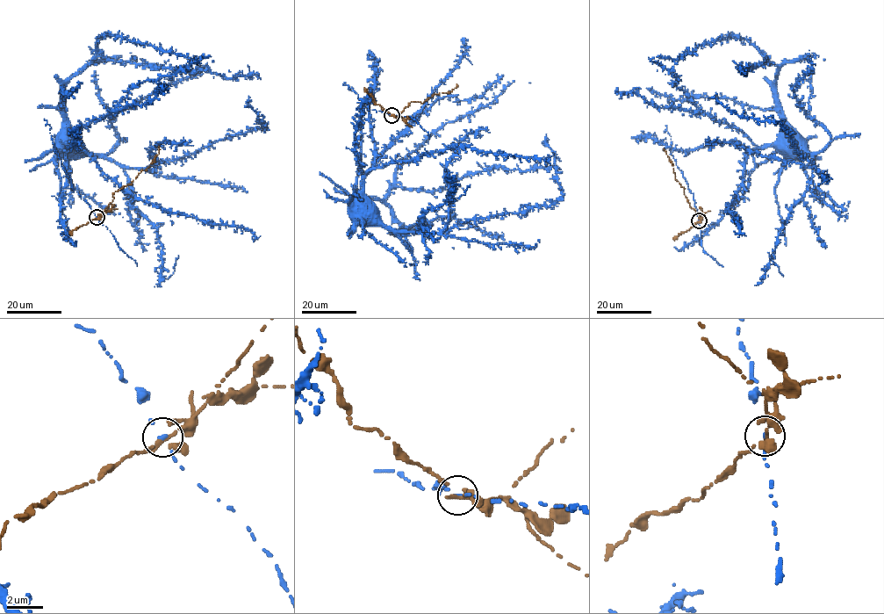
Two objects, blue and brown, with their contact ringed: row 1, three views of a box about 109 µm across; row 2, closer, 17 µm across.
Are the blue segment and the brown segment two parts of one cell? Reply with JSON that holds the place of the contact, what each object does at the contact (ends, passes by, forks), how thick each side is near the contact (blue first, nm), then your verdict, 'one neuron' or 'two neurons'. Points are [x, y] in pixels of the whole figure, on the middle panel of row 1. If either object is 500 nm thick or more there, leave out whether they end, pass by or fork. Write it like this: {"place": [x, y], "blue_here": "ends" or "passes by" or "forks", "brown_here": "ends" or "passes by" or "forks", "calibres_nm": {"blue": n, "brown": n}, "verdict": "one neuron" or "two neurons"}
{"place": [391, 115], "blue_here": "passes by", "brown_here": "forks", "calibres_nm": {"blue": 110, "brown": 200}, "verdict": "two neurons"}

